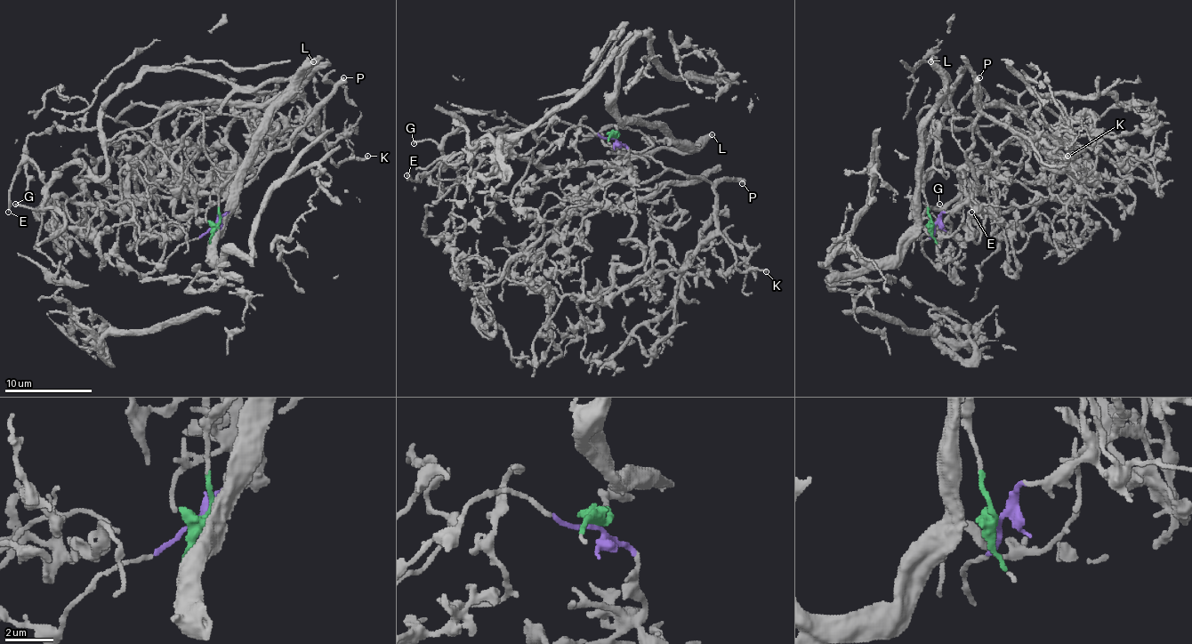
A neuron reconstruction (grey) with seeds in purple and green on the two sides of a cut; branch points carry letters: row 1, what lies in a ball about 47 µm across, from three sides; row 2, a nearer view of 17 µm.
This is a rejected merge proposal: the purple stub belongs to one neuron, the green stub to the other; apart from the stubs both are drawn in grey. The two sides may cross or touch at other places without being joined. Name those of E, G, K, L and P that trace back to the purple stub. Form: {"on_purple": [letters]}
{"on_purple": ["K", "P"]}

